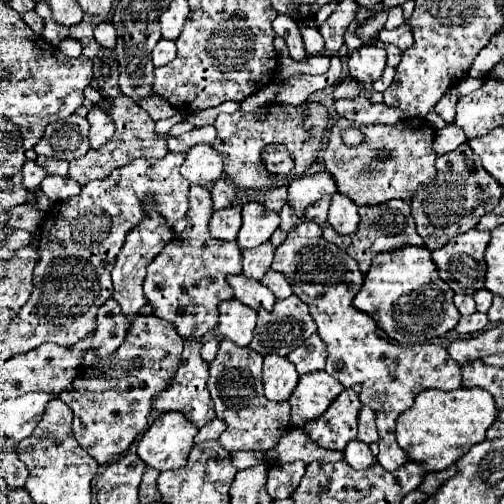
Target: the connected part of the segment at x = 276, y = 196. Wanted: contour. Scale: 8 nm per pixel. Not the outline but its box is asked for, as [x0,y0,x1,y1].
[264,188,286,212]

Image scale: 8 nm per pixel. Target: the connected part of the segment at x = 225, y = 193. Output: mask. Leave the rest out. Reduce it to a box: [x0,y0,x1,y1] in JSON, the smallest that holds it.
[210,180,236,210]

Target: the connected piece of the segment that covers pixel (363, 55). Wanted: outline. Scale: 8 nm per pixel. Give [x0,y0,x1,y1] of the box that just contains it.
[348,44,386,82]

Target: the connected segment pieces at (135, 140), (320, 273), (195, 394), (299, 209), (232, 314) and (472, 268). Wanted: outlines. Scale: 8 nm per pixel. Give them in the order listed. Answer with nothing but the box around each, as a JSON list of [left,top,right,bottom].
[[68,98,168,186],[272,220,462,472],[152,340,214,428],[288,172,336,218],[218,300,256,346],[432,228,490,294]]

